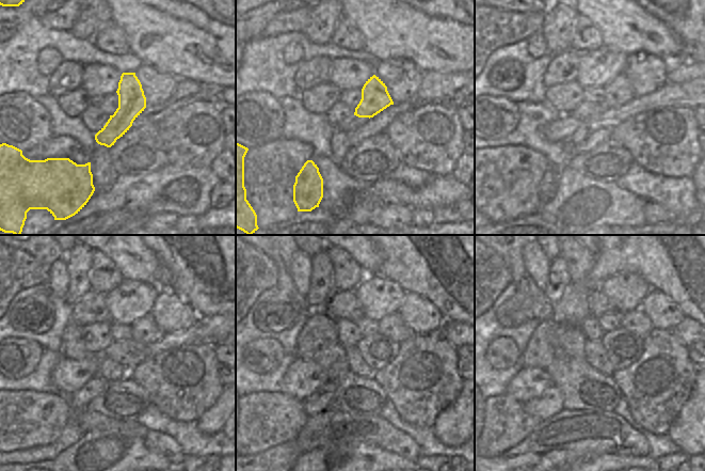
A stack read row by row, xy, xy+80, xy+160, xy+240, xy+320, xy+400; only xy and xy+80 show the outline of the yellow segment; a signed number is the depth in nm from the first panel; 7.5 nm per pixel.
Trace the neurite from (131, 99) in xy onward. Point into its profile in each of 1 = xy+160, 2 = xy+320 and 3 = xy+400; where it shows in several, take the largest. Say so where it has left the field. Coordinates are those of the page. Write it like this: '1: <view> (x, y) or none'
1: xy+160 (619, 92)
2: xy+320 (386, 325)
3: xy+400 (624, 324)

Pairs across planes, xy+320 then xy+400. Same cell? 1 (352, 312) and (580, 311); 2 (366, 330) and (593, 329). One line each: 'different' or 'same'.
1: different
2: different

